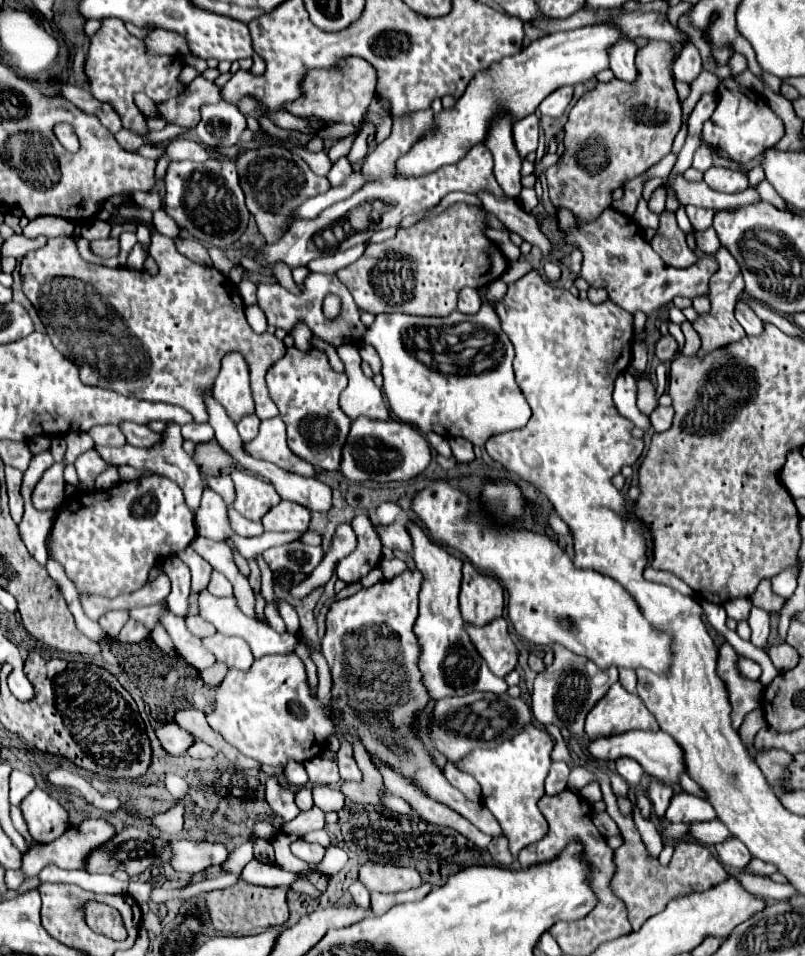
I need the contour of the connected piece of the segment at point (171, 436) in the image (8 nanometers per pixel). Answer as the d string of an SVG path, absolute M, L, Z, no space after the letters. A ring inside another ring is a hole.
M169 423L169 427L165 429L163 435L165 435L165 443L161 443L161 447L157 447L157 451L141 451L139 447L133 447L133 445L125 445L125 447L119 447L119 449L113 449L113 447L109 449L109 447L95 445L95 451L109 465L115 465L115 467L131 465L131 467L147 471L151 475L159 475L159 477L167 477L167 479L175 481L183 489L183 495L185 495L185 501L187 501L189 509L193 513L197 513L199 501L201 501L201 493L203 493L203 481L201 481L201 475L199 475L199 467L195 465L193 457L189 453L185 453L183 447L181 447L183 437L181 437L181 427L179 425Z

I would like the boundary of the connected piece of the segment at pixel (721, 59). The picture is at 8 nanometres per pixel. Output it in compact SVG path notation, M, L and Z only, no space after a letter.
M711 45L711 57L715 59L715 63L717 63L717 65L727 65L733 53L735 53L735 51L733 51L731 47L721 47L721 49L717 47L717 49L715 49L715 47Z

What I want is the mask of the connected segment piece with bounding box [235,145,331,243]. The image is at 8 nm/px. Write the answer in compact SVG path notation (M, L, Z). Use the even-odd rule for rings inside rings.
M263 145L259 149L247 149L235 157L235 167L247 199L247 209L255 217L257 227L267 243L273 243L273 239L281 237L277 235L277 223L281 223L281 219L285 219L285 215L289 215L289 211L293 211L297 203L303 203L305 199L309 199L309 195L325 193L331 187L329 181L315 175L301 157L281 147Z

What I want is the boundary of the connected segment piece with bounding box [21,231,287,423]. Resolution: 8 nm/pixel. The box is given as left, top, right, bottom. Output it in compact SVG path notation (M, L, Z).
M153 231L151 233L151 257L157 261L159 265L159 273L155 277L151 277L147 271L131 271L127 267L117 267L117 269L109 269L109 267L101 267L101 265L91 265L87 263L85 259L81 259L81 255L77 253L77 243L75 243L75 237L69 237L69 235L59 235L51 241L47 241L45 247L41 249L35 249L35 251L29 251L23 259L21 259L21 277L23 277L23 293L29 297L29 301L33 303L33 307L37 309L39 313L39 319L41 323L45 325L47 329L47 335L51 337L51 343L55 345L57 351L61 351L67 359L73 359L79 367L79 373L81 373L81 381L85 385L95 385L95 387L109 387L117 393L123 393L123 395L133 395L133 397L139 397L139 399L145 399L145 401L161 401L161 403L169 403L169 405L179 405L183 407L185 411L189 411L193 415L193 419L197 423L205 423L207 421L207 415L205 415L205 405L201 403L201 391L203 389L209 389L213 387L213 379L217 377L217 371L219 371L219 365L221 365L221 359L223 355L227 355L229 351L241 351L249 363L249 369L251 369L251 389L253 389L253 399L255 399L255 411L257 411L257 417L259 419L271 419L271 417L277 417L279 411L277 411L277 405L273 403L273 399L269 397L269 391L267 391L267 385L265 385L265 373L269 371L269 367L273 367L277 363L277 359L281 359L285 355L285 345L271 333L263 333L263 335L257 335L247 319L245 319L245 303L243 299L239 297L237 293L237 285L225 277L223 273L219 273L217 269L213 267L203 267L203 265L197 265L195 261L183 257L177 249L175 249L175 243L173 239Z

